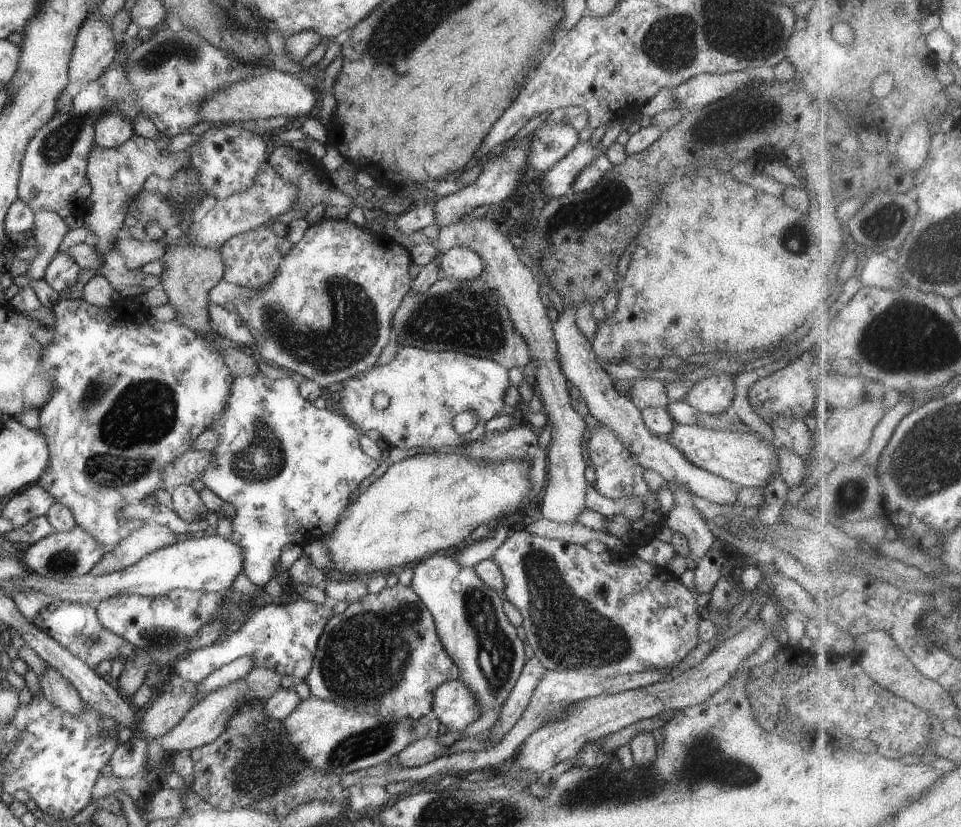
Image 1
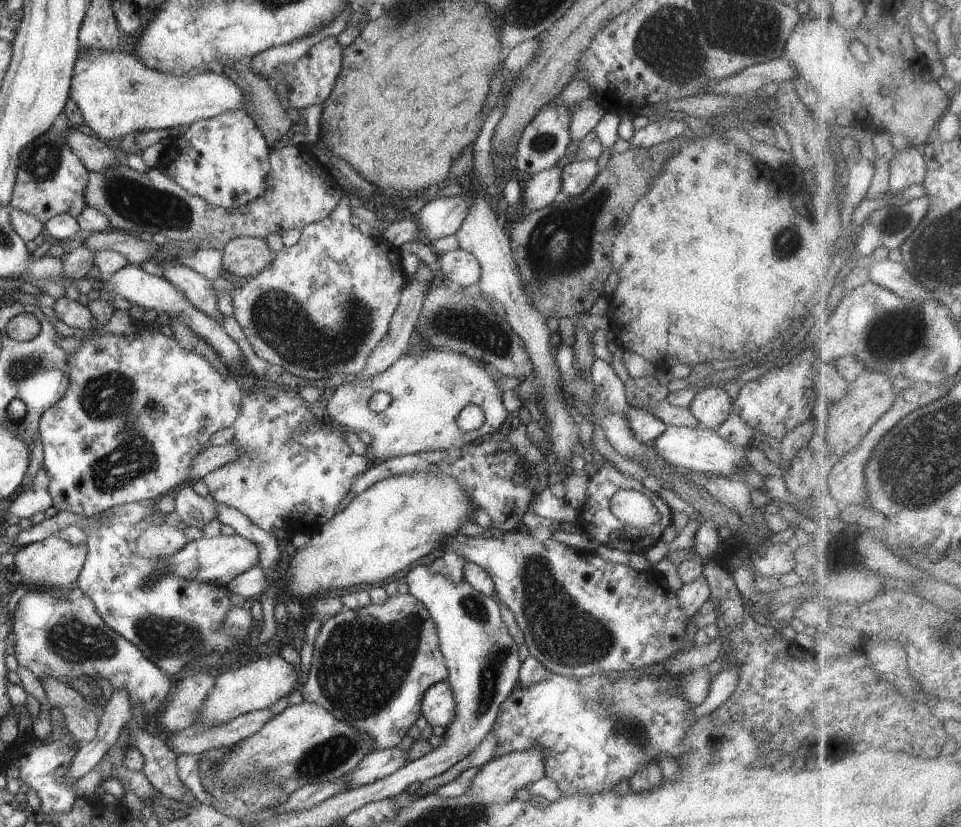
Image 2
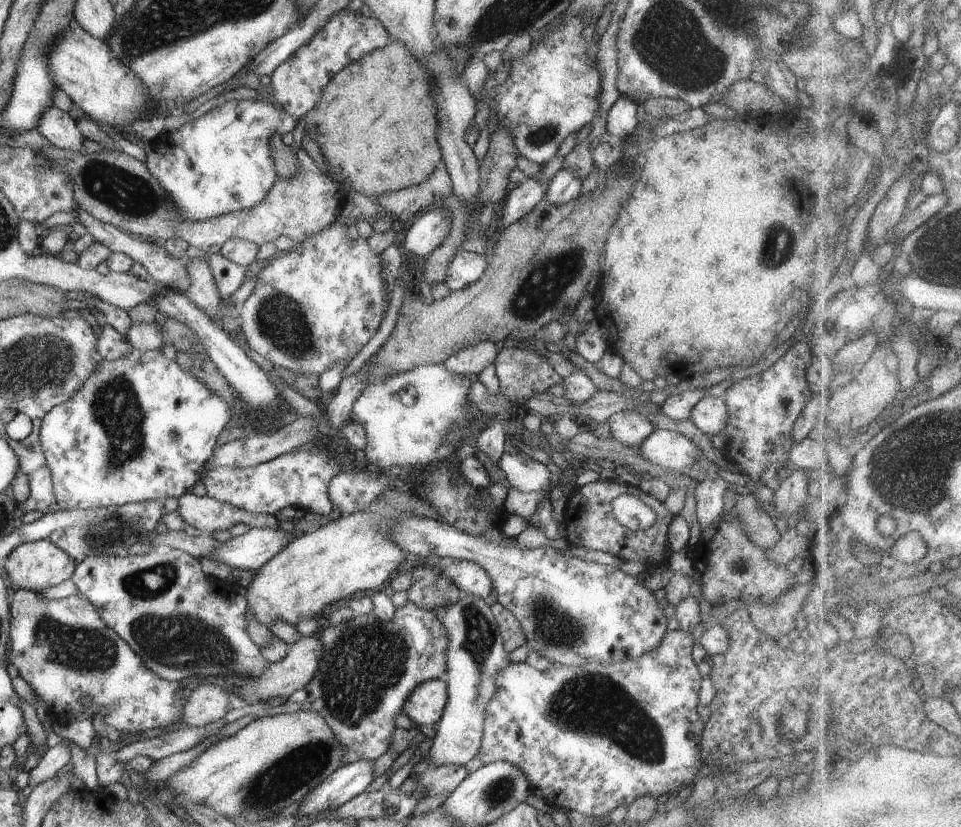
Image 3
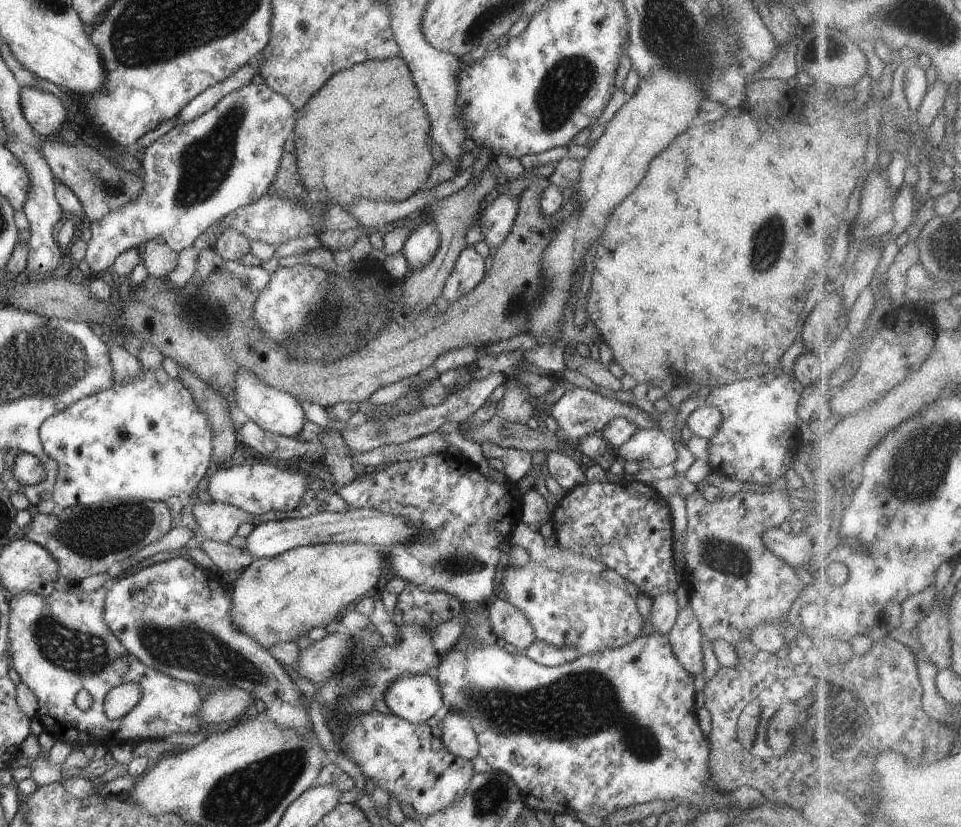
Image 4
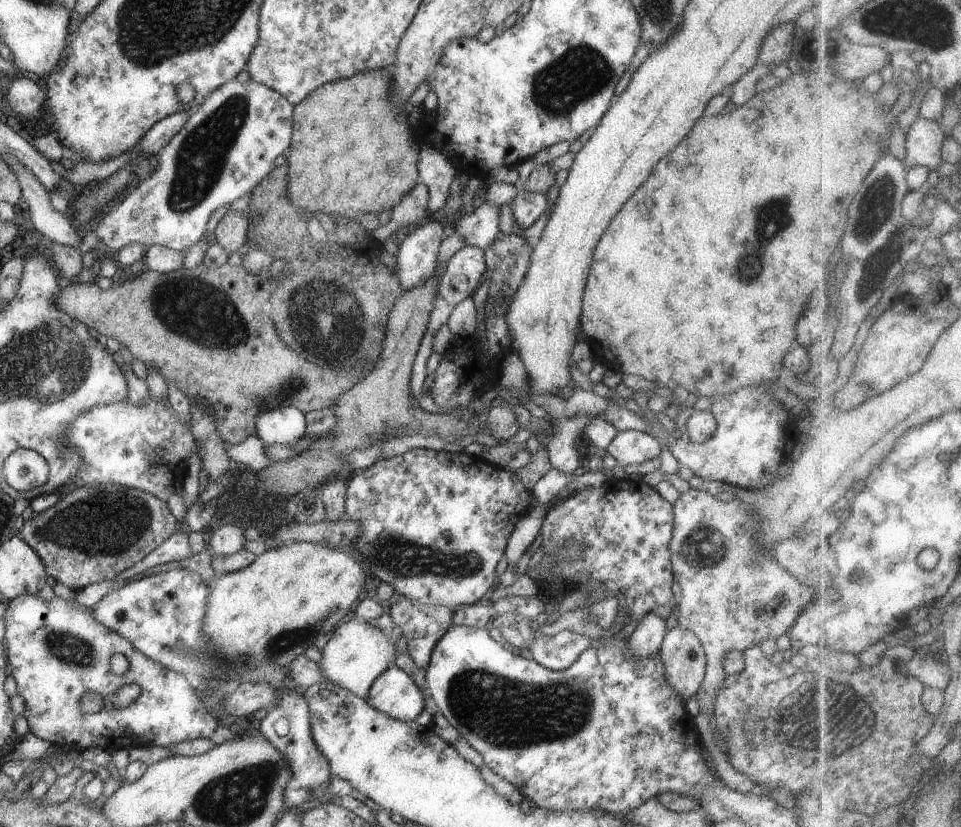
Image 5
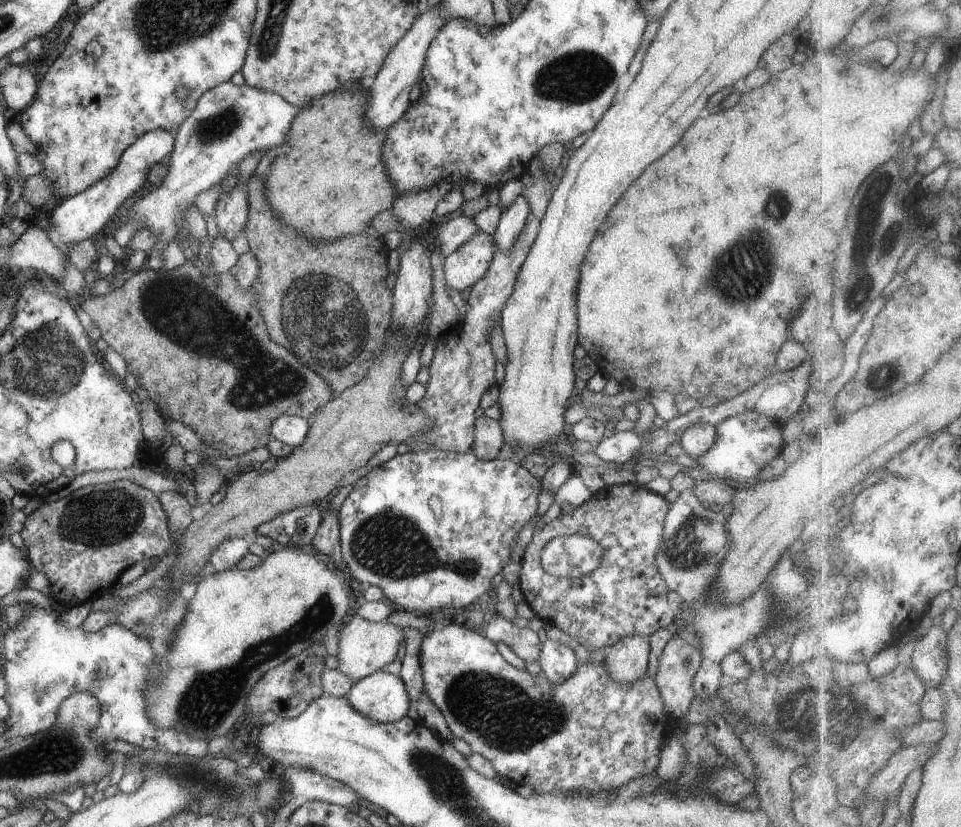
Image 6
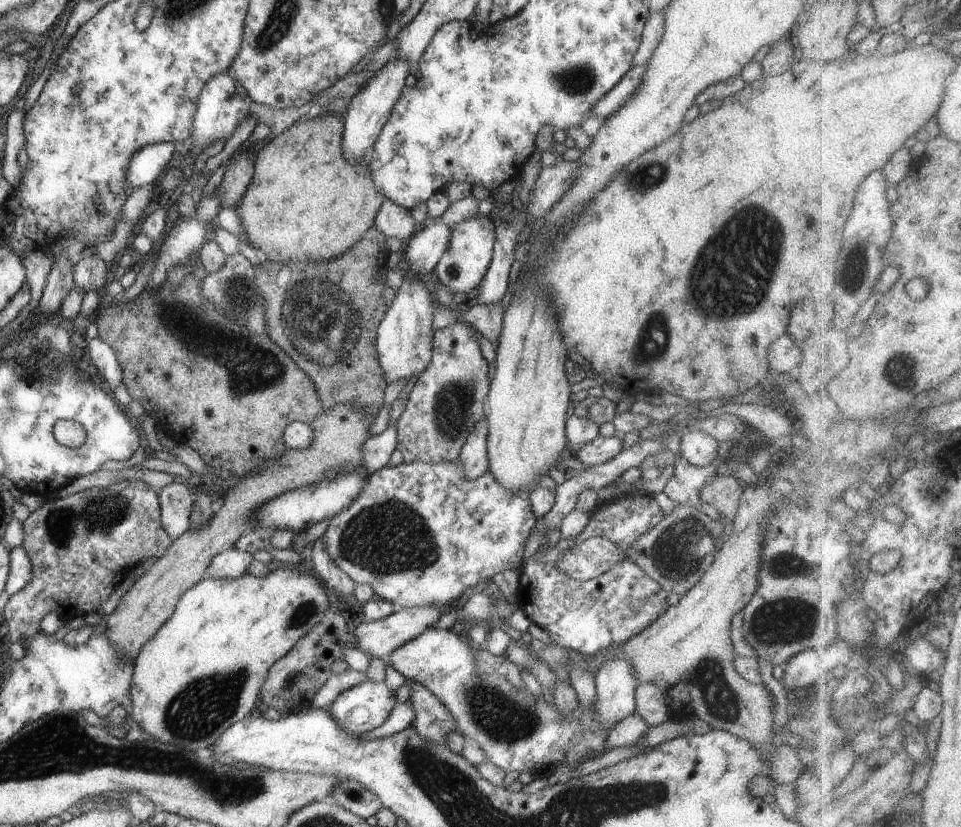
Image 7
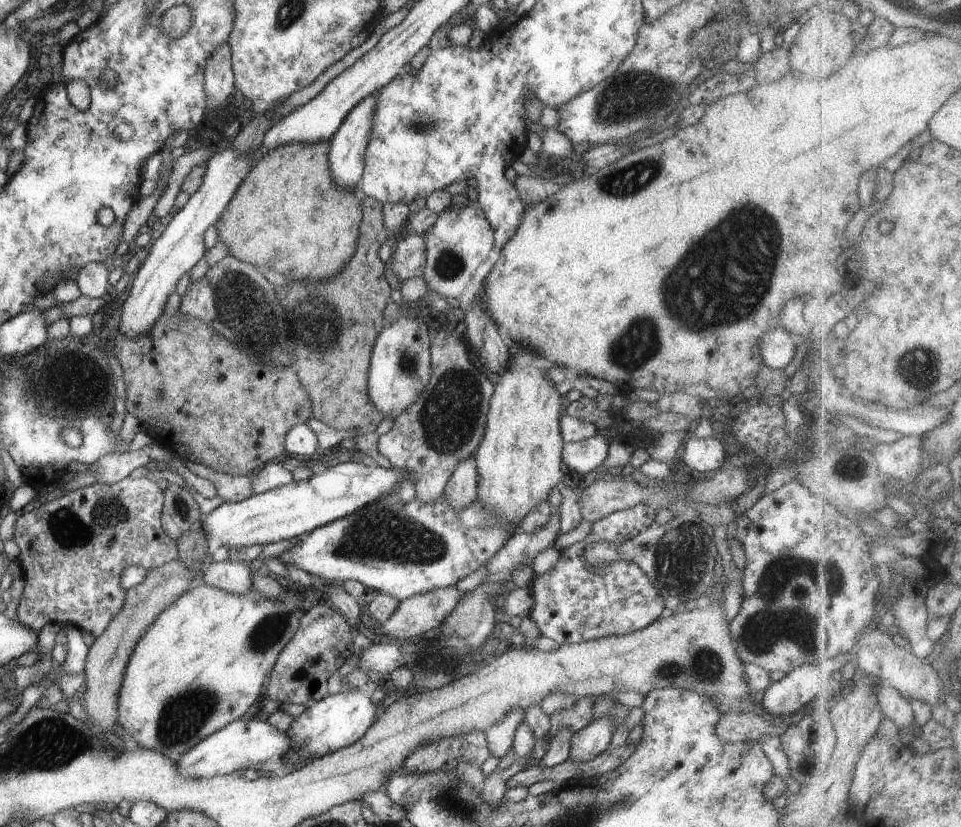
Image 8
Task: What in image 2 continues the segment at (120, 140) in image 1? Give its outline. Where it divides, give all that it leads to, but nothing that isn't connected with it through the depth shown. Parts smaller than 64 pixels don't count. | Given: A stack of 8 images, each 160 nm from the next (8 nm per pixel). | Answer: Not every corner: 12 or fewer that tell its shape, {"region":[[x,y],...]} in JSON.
{"region":[[81,51],[69,98],[100,140],[246,108],[224,74]]}

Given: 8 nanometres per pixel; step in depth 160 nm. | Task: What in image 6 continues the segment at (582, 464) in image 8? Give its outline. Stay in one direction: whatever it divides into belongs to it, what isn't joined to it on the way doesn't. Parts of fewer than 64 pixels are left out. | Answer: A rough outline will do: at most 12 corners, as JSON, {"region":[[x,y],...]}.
{"region":[[622,431],[593,448],[606,463],[621,465],[638,455],[643,438]]}

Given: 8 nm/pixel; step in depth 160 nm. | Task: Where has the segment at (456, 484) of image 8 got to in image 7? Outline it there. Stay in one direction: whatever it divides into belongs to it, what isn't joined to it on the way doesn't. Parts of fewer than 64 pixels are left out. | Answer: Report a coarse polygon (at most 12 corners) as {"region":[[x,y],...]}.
{"region":[[488,420],[474,424],[458,456],[468,480],[488,471]]}

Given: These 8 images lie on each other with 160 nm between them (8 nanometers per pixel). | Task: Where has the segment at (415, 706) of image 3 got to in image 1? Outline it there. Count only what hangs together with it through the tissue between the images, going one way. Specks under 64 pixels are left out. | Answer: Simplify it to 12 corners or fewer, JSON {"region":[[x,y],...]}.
{"region":[[466,682],[434,690],[431,717],[462,731],[482,714]]}

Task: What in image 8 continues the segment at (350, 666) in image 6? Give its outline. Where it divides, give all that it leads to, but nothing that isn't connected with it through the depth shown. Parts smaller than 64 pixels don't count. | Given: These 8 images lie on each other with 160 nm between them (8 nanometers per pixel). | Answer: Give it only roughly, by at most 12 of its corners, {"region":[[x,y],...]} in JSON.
{"region":[[436,588],[399,602],[373,633],[404,642],[442,626],[464,593]]}

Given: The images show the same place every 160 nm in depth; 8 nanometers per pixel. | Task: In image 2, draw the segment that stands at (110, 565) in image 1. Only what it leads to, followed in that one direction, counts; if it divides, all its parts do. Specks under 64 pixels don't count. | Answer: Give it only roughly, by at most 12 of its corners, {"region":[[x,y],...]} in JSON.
{"region":[[167,523],[145,528],[134,542],[138,556],[157,559],[188,544],[182,529]]}

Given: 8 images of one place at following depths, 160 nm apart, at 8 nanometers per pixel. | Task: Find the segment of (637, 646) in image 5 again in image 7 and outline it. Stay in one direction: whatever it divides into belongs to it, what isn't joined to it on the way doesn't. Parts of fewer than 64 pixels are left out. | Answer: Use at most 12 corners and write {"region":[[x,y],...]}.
{"region":[[627,660],[595,674],[595,712],[611,729],[635,712],[638,682]]}

